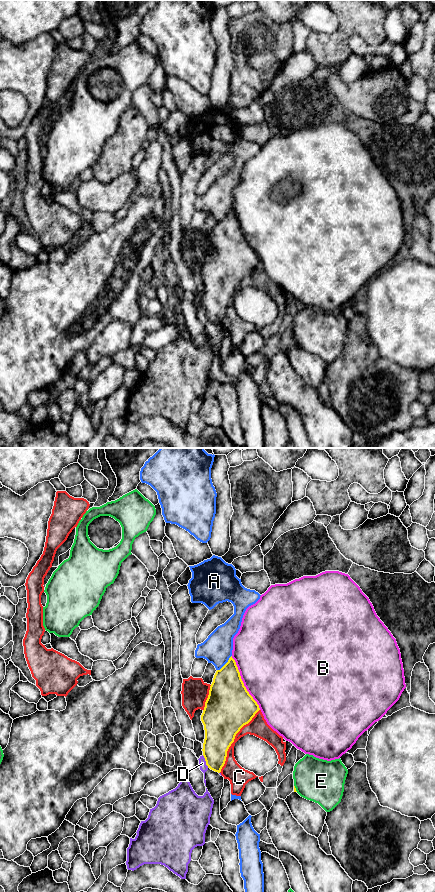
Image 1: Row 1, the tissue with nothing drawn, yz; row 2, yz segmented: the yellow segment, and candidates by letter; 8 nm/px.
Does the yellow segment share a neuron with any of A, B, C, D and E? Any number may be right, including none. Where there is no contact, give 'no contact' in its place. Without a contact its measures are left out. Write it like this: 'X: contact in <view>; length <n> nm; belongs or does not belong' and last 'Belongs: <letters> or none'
A: contact in yz; length 170 nm; does not belong
B: contact in yz; length 500 nm; does not belong
C: contact in yz; length 600 nm; does not belong
D: contact in yz; length 120 nm; belongs
E: contact in yz; length 60 nm; does not belong
Belongs: D

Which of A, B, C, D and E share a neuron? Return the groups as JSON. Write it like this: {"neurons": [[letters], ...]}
{"neurons": [["A"], ["B"], ["C"], ["D"], ["E"]]}

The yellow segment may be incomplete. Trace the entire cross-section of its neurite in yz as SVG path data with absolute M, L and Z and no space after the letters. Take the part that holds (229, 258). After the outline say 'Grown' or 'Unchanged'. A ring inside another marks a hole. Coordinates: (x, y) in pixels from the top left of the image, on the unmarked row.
M232 208L229 210L228 214L220 221L217 222L213 234L210 238L209 247L205 254L205 259L201 267L201 273L204 277L205 282L205 291L203 295L203 307L200 308L199 319L200 322L204 325L204 335L206 338L205 324L210 320L211 322L218 324L221 327L221 321L225 316L227 303L231 296L234 294L236 286L240 281L248 276L255 266L260 262L259 257L249 246L244 235L241 231L240 224L236 217L235 212Z. Grown

